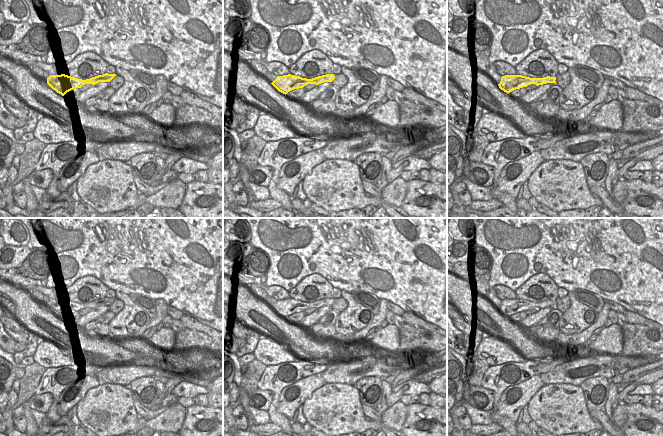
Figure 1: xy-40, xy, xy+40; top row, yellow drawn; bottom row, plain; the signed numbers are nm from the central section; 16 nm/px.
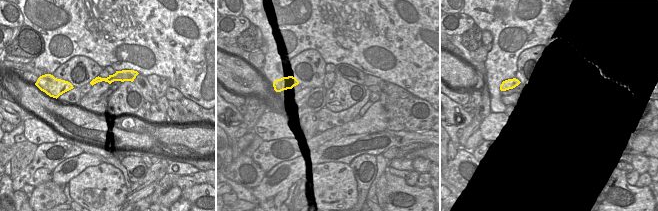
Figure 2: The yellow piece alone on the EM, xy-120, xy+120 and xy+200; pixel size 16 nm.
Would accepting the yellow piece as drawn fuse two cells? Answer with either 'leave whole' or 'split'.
leave whole

